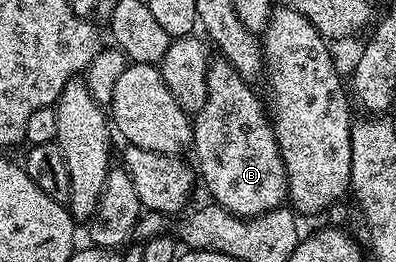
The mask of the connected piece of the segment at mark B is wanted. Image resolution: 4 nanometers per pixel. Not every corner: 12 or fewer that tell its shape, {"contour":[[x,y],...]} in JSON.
{"contour":[[212,59],[191,152],[215,204],[281,208],[288,176],[265,102]]}

